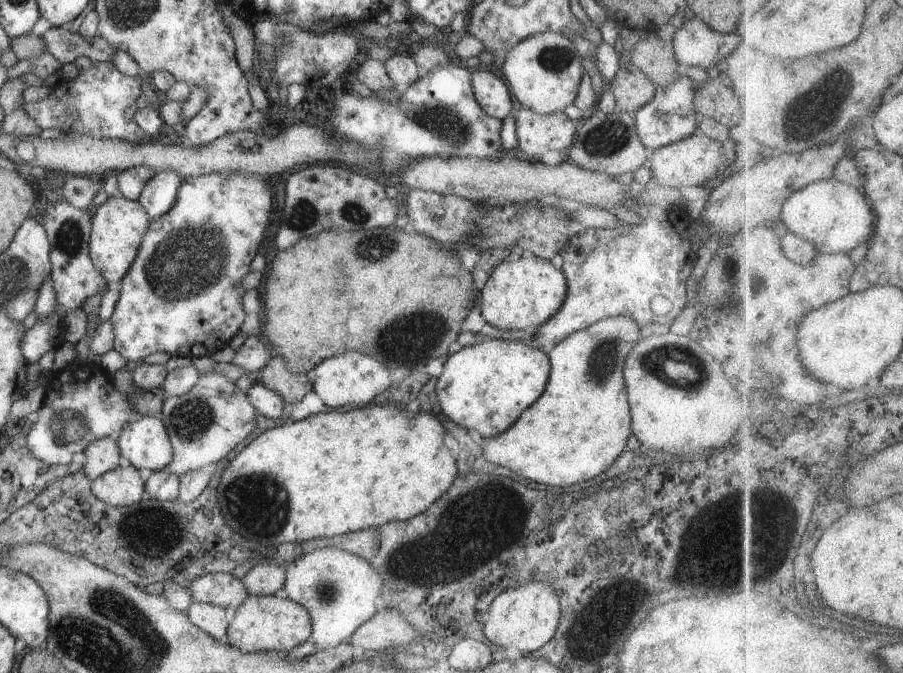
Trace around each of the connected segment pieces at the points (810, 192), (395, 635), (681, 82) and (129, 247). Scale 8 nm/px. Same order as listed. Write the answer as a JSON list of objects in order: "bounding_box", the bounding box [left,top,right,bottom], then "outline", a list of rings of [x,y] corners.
[{"bounding_box":[782,178,876,253],"outline":[[[837,178],[809,184],[793,193],[783,208],[782,217],[784,231],[805,237],[817,245],[820,253],[850,253],[866,242],[871,244],[876,234],[876,214],[865,190]]]},{"bounding_box":[348,607,418,650],"outline":[[[385,607],[382,612],[378,612],[367,620],[362,626],[359,626],[354,634],[349,638],[348,642],[352,645],[361,645],[368,650],[398,650],[398,646],[402,644],[410,644],[412,640],[416,640],[418,634],[398,611]]]},{"bounding_box":[634,77,699,151],"outline":[[[680,77],[672,86],[657,87],[654,98],[634,112],[634,122],[640,142],[649,151],[685,139],[697,133],[699,117],[693,100],[698,84],[690,77]]]},{"bounding_box":[88,196,151,283],"outline":[[[123,196],[110,197],[102,205],[92,209],[91,213],[93,221],[88,243],[90,258],[108,283],[118,283],[136,258],[151,216],[138,200],[130,200]]]}]

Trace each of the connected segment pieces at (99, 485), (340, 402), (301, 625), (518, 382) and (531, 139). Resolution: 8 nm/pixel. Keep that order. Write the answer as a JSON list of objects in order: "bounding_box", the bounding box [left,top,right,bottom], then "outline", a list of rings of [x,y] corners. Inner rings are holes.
[{"bounding_box":[92,466,146,506],"outline":[[[135,466],[118,467],[105,472],[92,482],[92,492],[100,500],[112,506],[130,506],[142,500],[146,494],[145,482]]]},{"bounding_box":[307,352,393,410],"outline":[[[343,352],[324,359],[307,372],[307,377],[325,406],[329,410],[335,410],[346,404],[353,404],[354,408],[362,407],[388,387],[393,386],[389,370],[384,363],[378,362],[371,356],[359,352]]]},{"bounding_box":[227,595,312,653],"outline":[[[249,595],[242,604],[238,605],[233,620],[229,622],[227,635],[229,644],[241,650],[243,653],[253,653],[258,651],[292,651],[294,646],[298,646],[311,638],[312,622],[308,611],[297,602],[288,598],[282,599],[275,595],[256,596]]]},{"bounding_box":[436,337,550,439],"outline":[[[490,337],[472,346],[462,347],[459,352],[448,354],[443,372],[436,383],[436,394],[443,413],[460,426],[474,428],[489,439],[503,433],[520,418],[535,400],[545,391],[550,372],[550,361],[544,351],[522,340],[491,339]]]},{"bounding_box":[514,107,581,158],"outline":[[[521,107],[514,112],[517,148],[528,158],[540,158],[544,153],[569,148],[574,144],[581,121],[570,119],[564,112],[541,115]]]}]

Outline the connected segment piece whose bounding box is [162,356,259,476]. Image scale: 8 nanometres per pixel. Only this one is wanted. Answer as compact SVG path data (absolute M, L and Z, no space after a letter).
M193 357L192 362L199 372L197 382L189 392L181 396L163 398L162 404L162 413L164 414L162 422L168 430L173 448L173 459L164 469L178 476L196 469L214 467L256 428L259 414L257 408L254 408L250 402L249 396L240 387L237 387L234 381L230 381L226 375L214 370L217 362L211 357Z

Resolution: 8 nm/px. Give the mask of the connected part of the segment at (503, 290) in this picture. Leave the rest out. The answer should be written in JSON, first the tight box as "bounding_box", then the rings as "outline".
{"bounding_box":[480,254,567,330],"outline":[[[526,254],[516,261],[502,261],[489,274],[481,290],[480,310],[484,320],[502,330],[527,330],[544,324],[562,306],[567,278],[548,259]]]}

